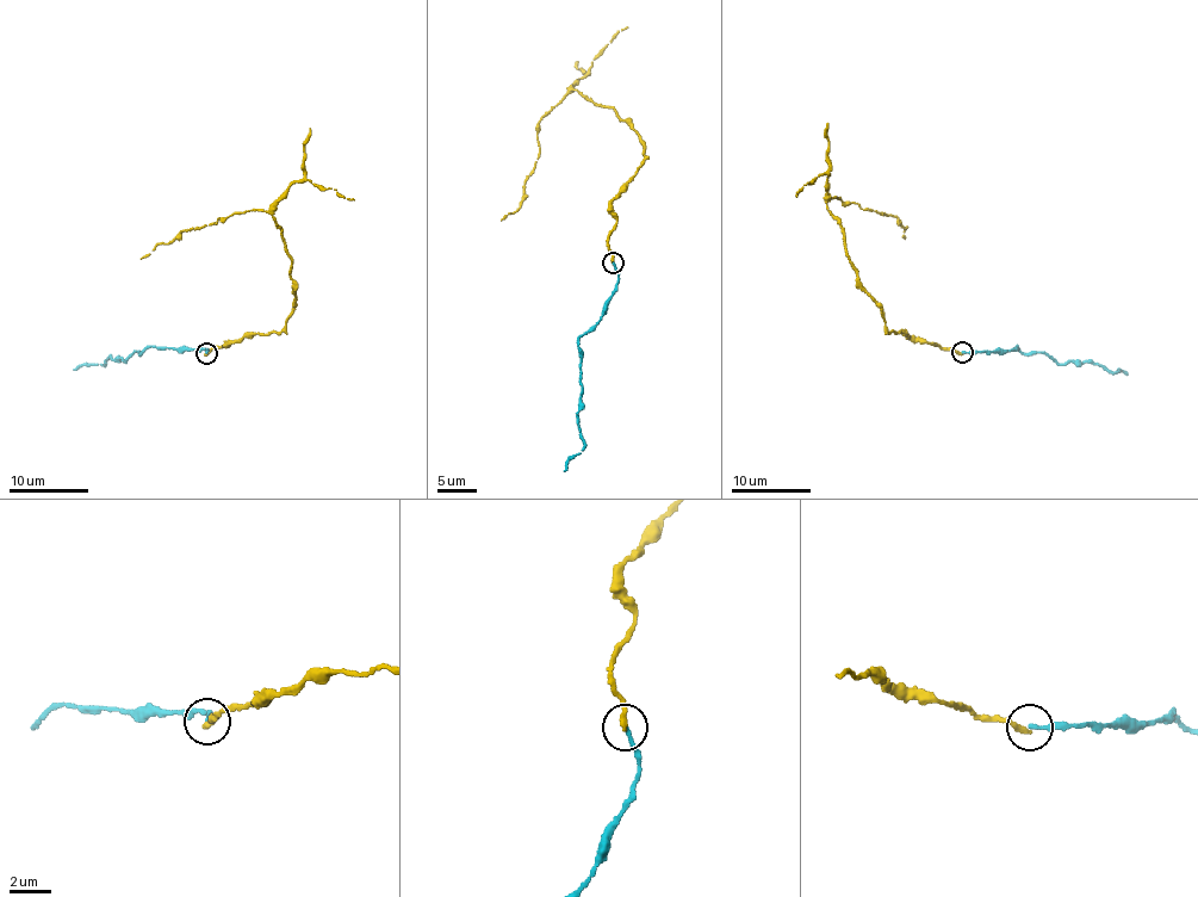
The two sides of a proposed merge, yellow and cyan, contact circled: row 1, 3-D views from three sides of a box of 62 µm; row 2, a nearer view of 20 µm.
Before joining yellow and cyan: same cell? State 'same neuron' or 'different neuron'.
same neuron

